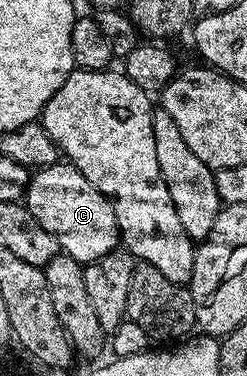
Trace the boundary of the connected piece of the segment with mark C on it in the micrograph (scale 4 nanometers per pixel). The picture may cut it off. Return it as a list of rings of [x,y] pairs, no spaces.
[[[60,162],[38,169],[25,188],[25,207],[57,238],[60,249],[81,265],[100,260],[120,247],[121,237],[113,206],[106,196],[93,186],[70,163]]]

